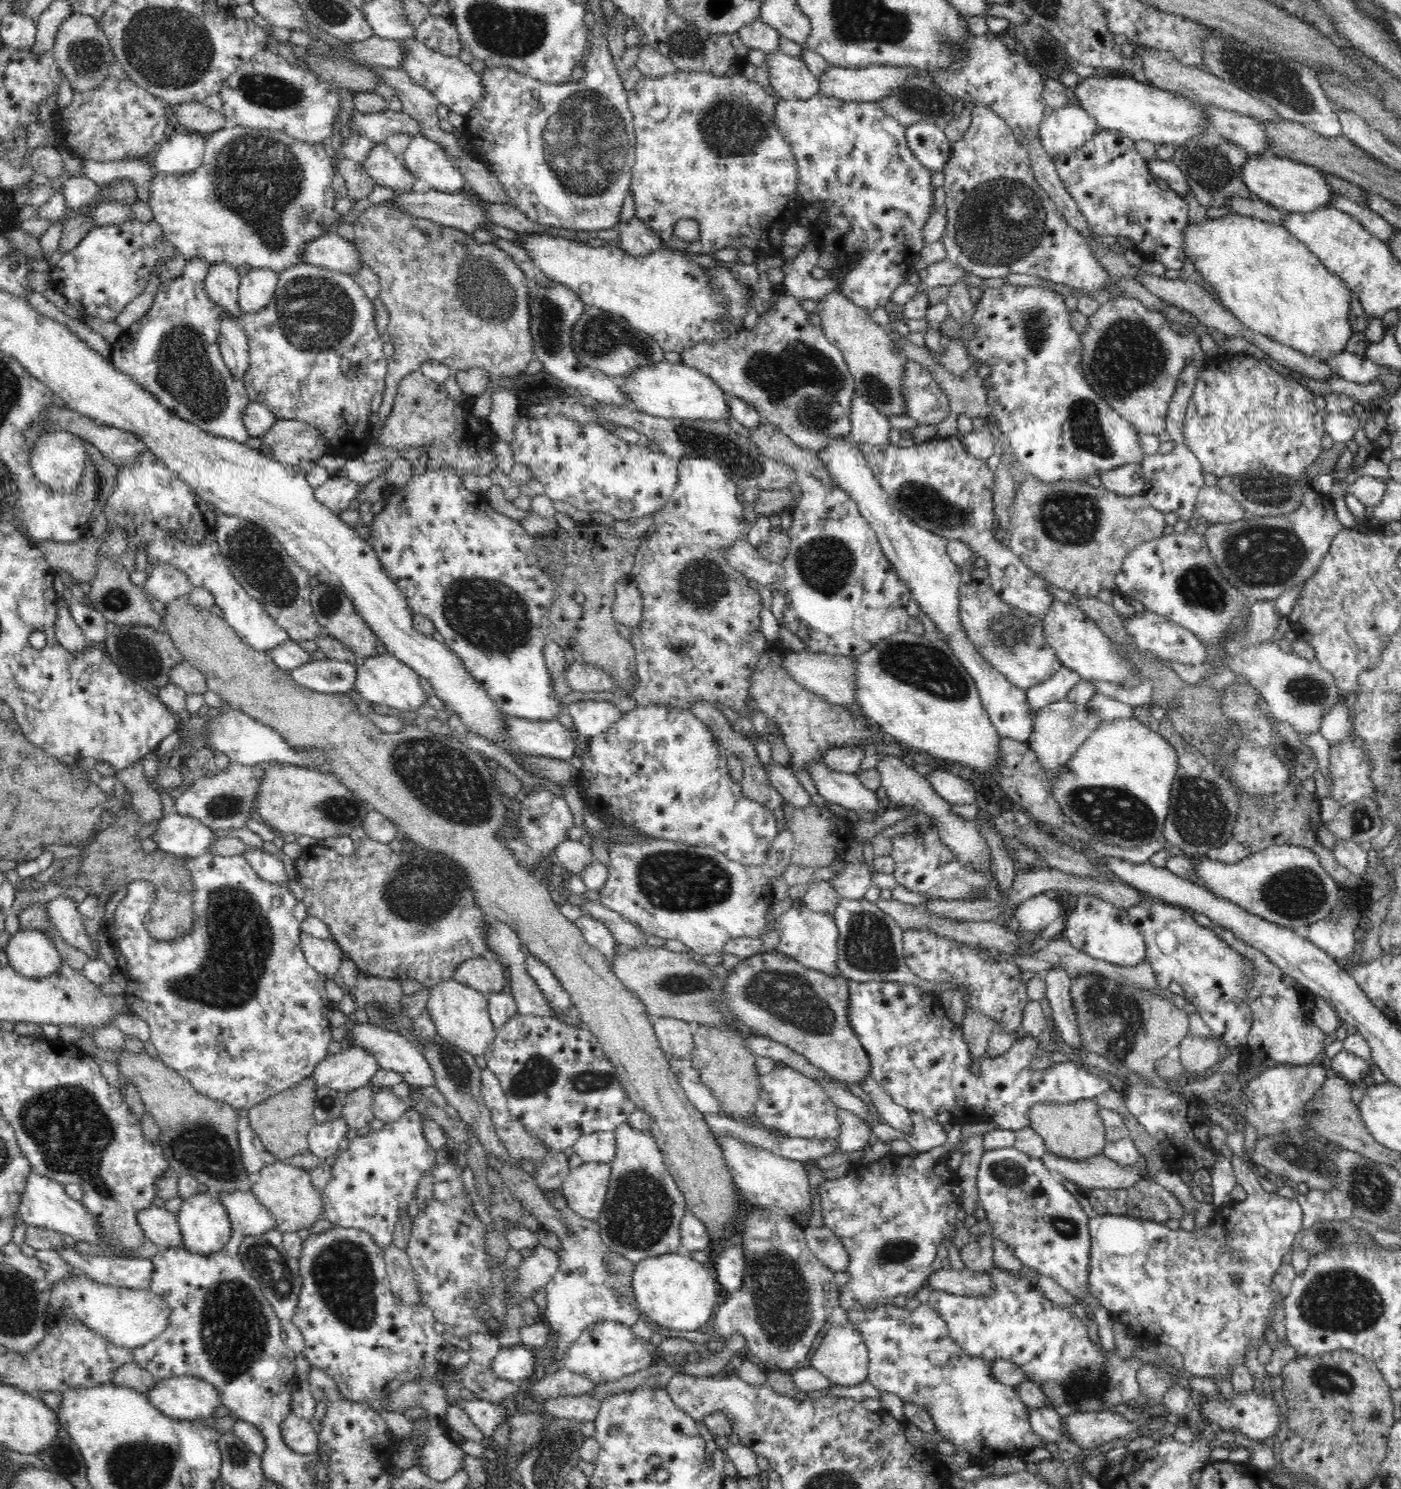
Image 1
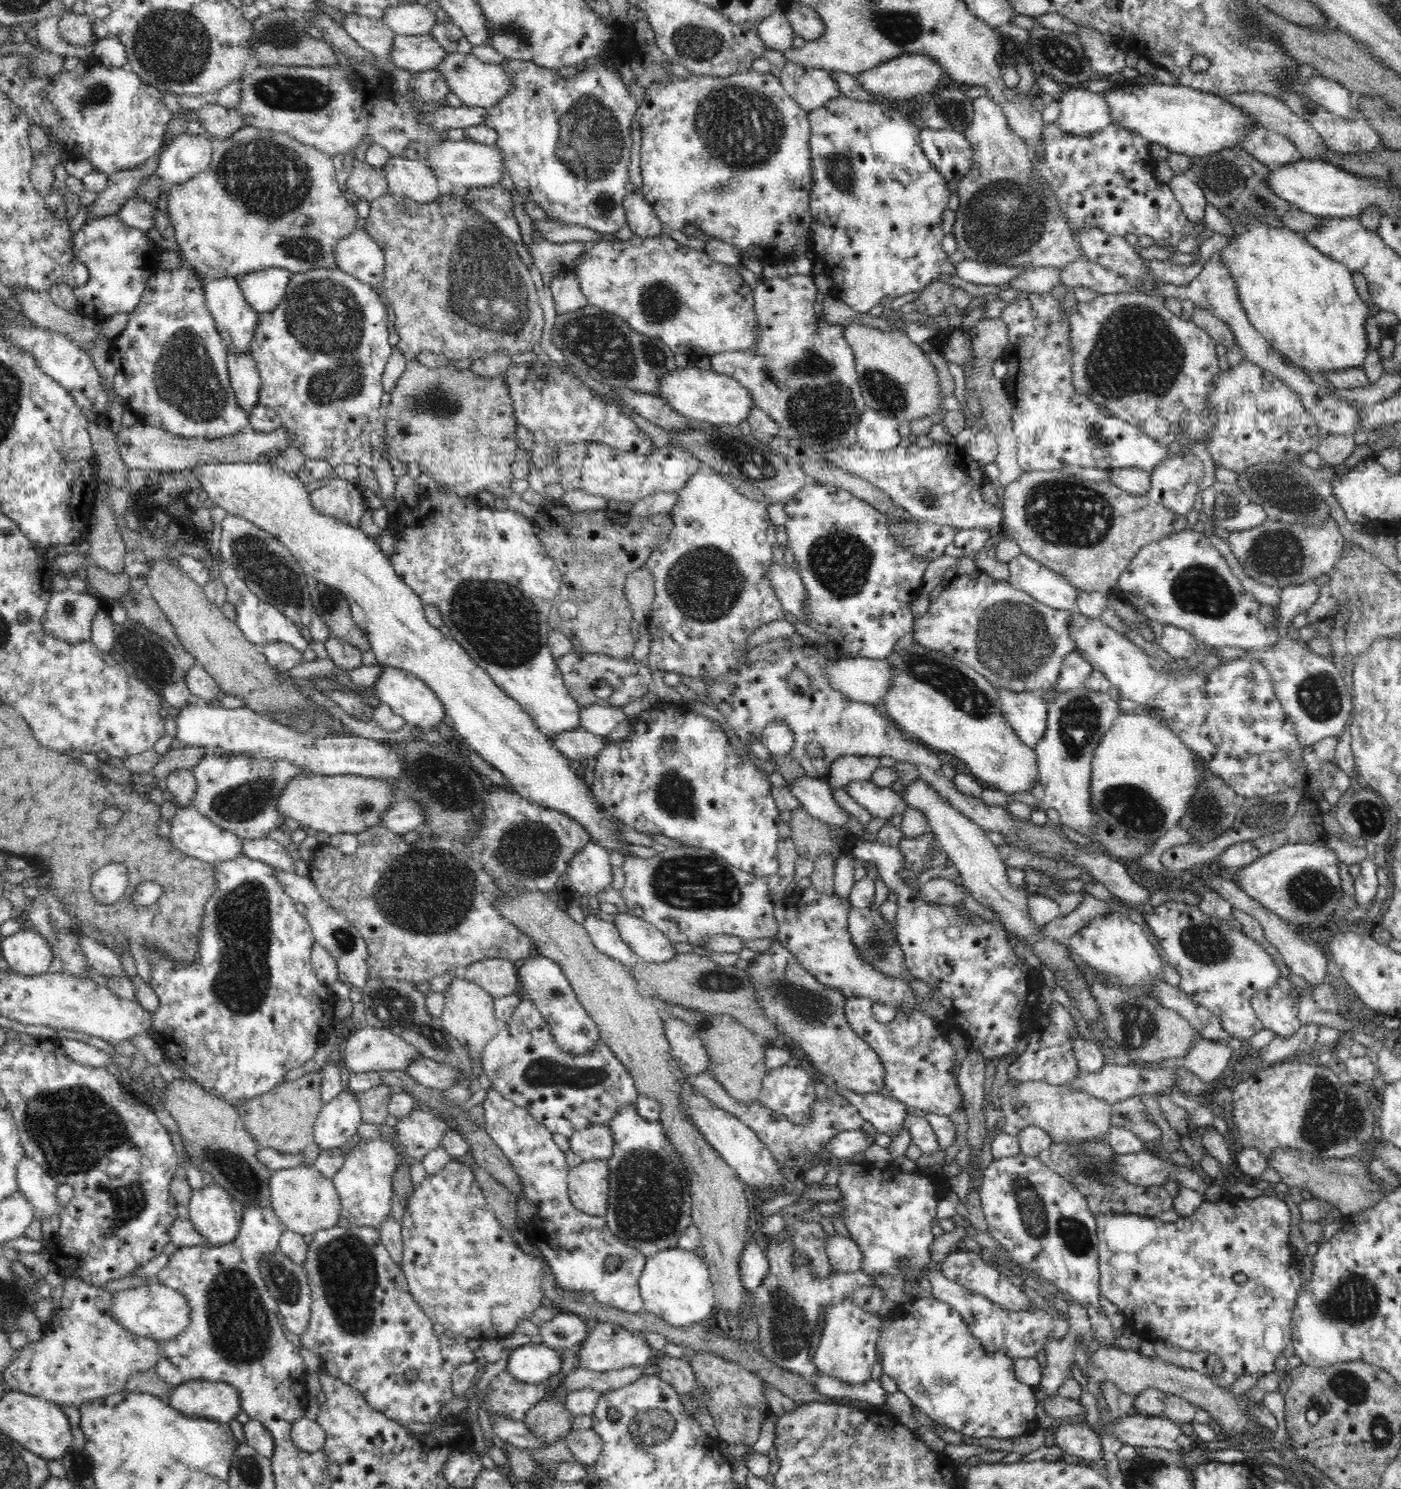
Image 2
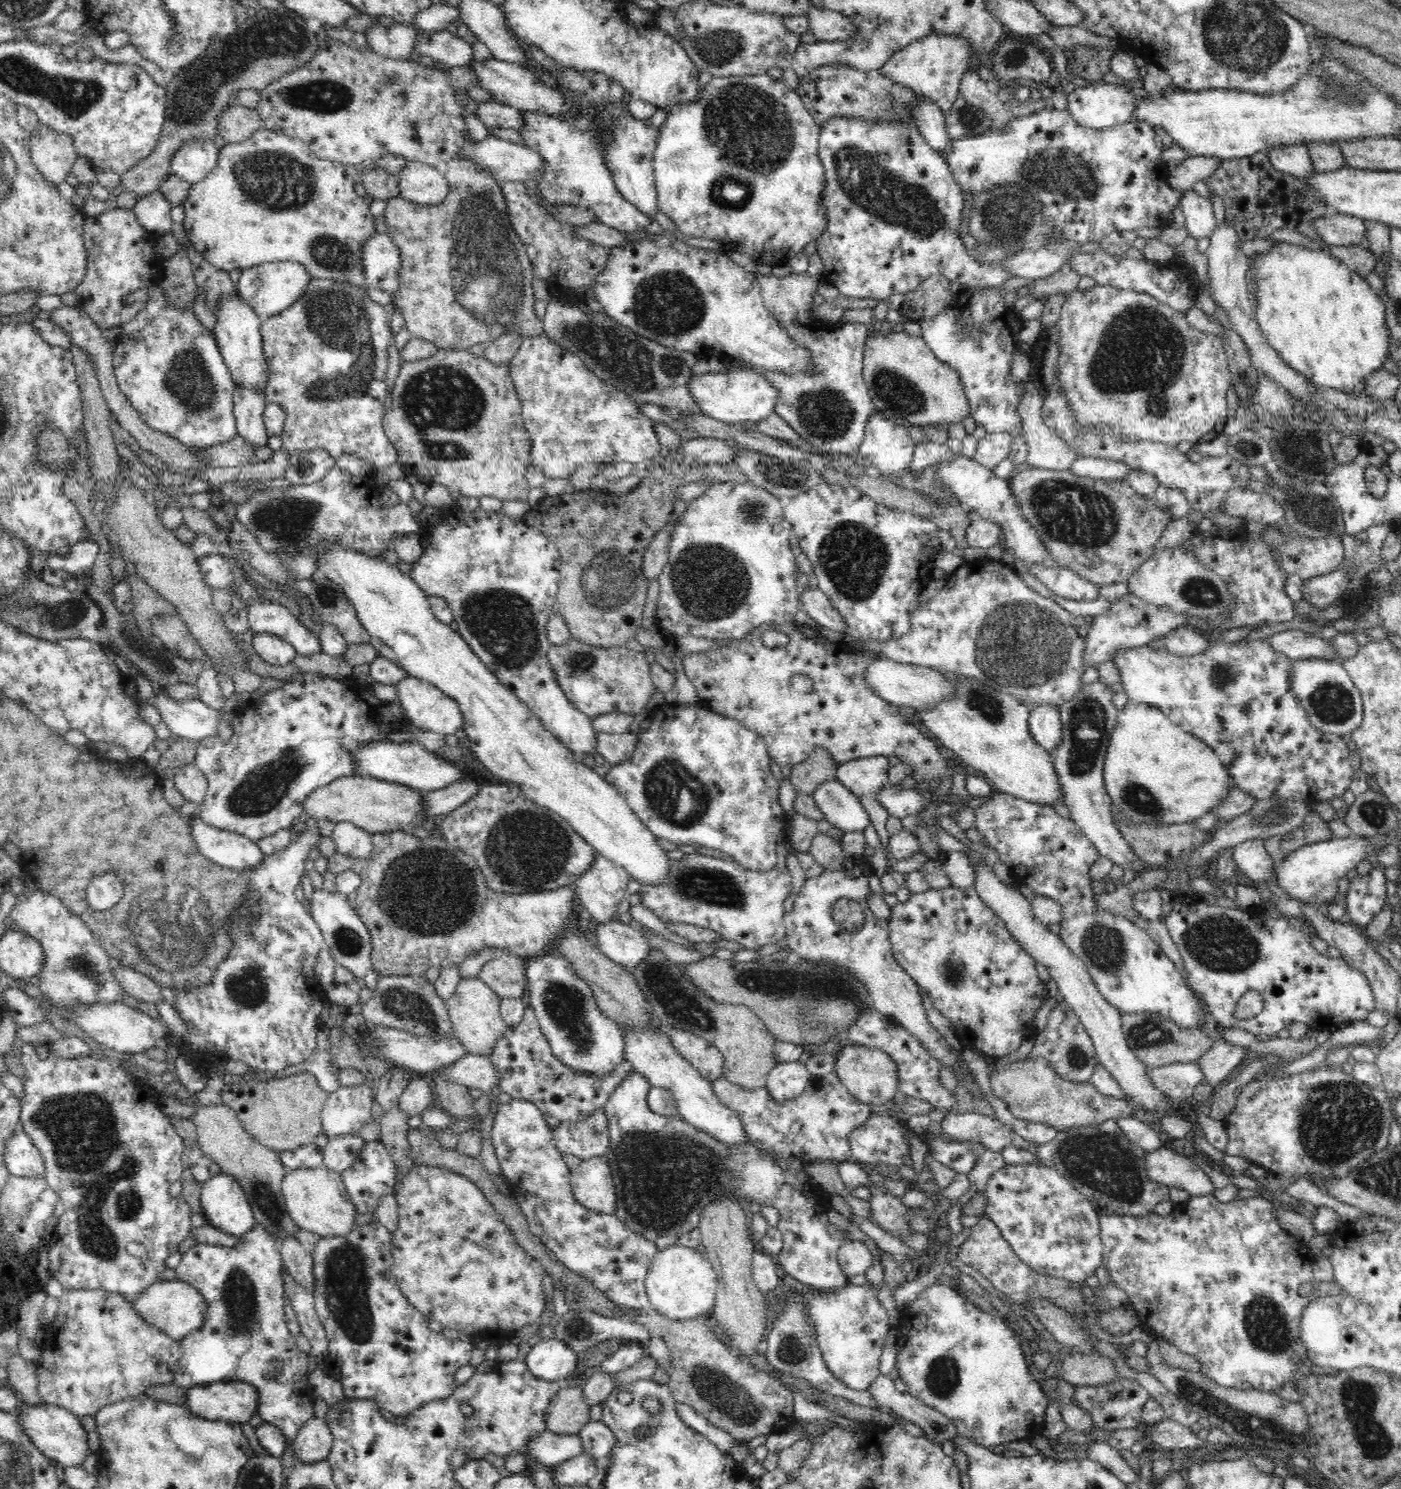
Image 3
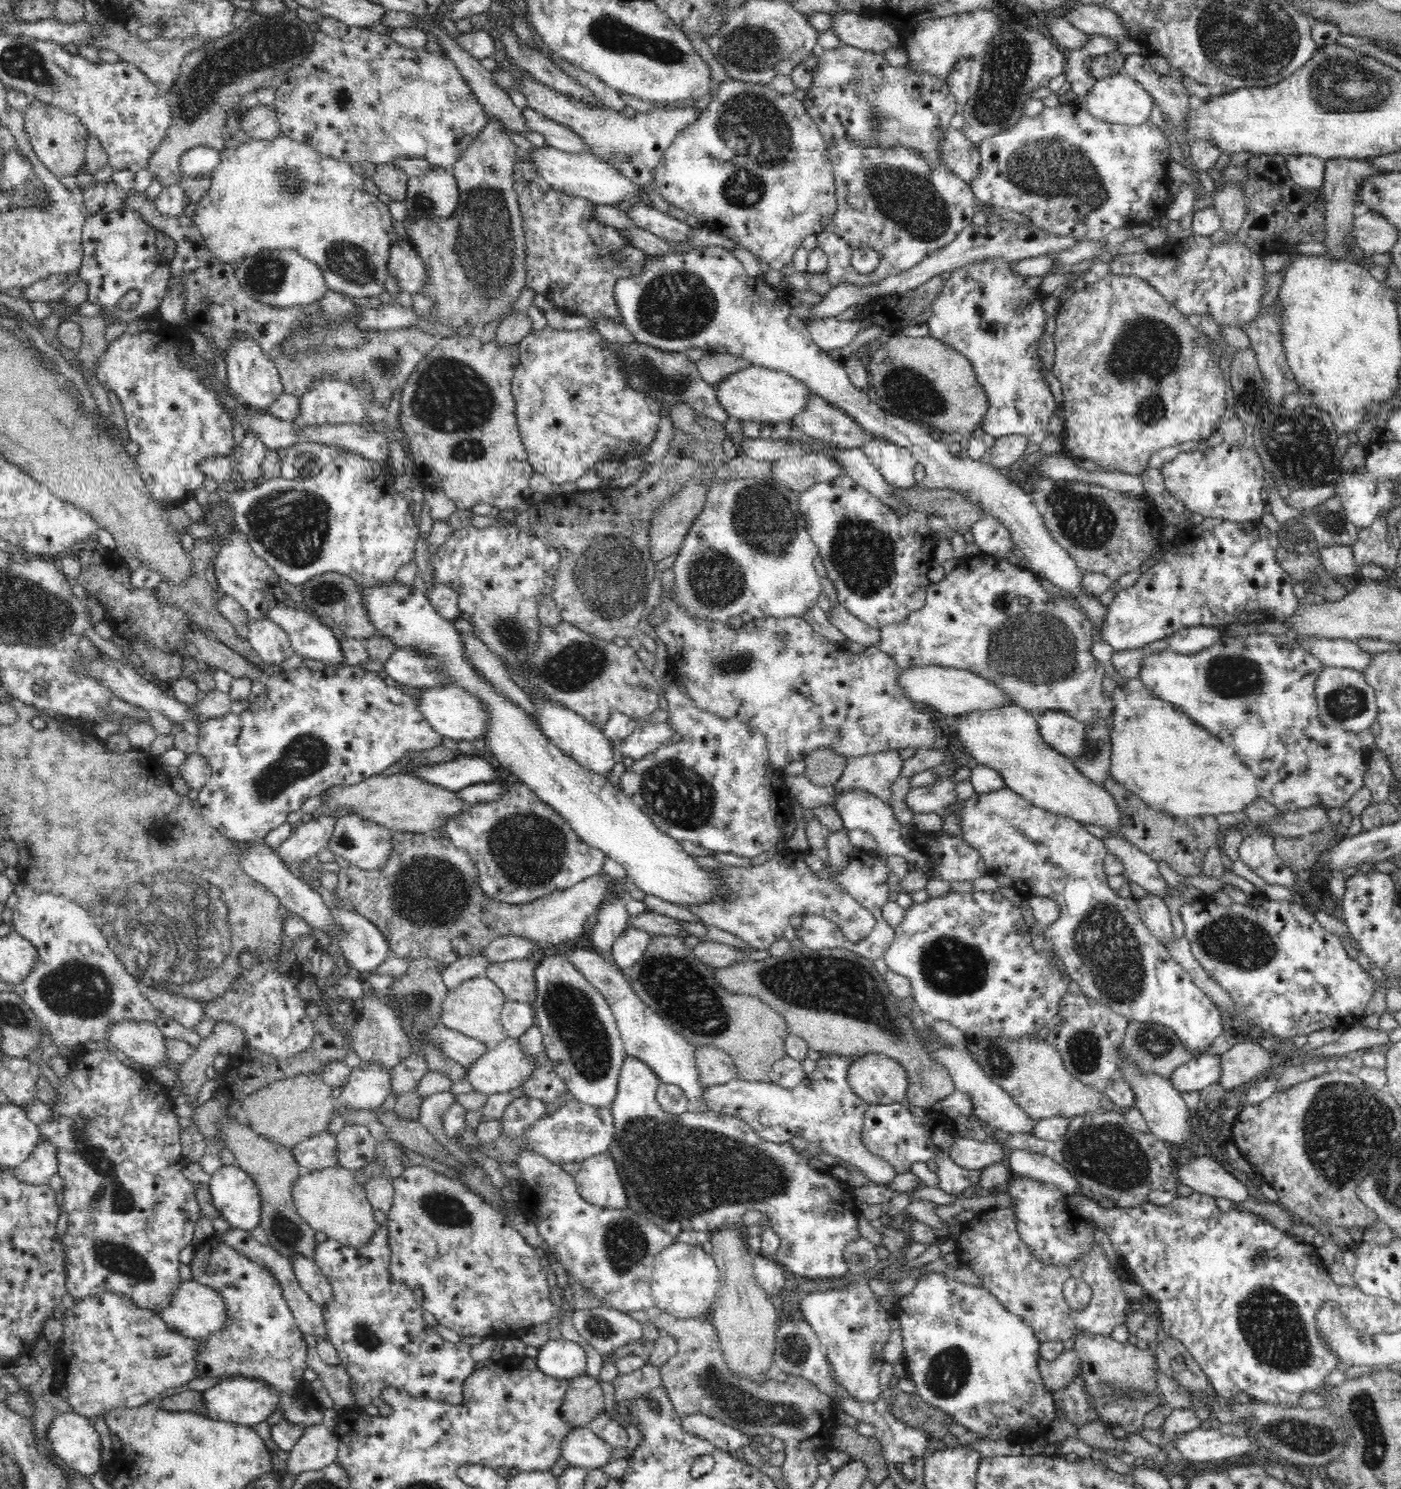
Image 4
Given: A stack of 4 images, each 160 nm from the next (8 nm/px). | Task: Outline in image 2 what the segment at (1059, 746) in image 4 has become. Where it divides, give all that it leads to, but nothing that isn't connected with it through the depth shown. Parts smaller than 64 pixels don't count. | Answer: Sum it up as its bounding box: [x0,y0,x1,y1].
[996,687,1048,749]

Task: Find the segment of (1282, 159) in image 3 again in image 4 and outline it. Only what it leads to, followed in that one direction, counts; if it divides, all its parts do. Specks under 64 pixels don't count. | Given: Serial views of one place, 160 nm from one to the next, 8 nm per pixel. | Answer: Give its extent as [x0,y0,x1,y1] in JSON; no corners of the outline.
[1285,154,1325,189]

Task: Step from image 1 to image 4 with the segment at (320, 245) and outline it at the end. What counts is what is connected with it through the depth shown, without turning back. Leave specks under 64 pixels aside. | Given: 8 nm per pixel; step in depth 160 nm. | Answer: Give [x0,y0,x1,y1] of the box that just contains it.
[388,239,428,294]

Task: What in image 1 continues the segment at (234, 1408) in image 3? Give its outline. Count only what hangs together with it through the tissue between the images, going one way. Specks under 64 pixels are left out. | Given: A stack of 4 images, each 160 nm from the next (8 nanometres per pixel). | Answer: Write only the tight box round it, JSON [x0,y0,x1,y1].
[146,1375,221,1421]

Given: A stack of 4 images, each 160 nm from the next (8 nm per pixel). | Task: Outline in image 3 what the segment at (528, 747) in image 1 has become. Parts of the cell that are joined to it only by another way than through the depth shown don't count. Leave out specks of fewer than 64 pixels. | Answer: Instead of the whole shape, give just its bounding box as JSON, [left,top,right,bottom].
[596,733,638,764]

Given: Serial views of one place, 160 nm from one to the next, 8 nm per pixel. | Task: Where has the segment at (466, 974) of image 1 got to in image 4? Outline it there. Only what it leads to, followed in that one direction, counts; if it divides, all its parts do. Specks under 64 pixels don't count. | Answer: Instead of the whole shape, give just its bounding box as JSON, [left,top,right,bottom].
[486,958,538,1004]

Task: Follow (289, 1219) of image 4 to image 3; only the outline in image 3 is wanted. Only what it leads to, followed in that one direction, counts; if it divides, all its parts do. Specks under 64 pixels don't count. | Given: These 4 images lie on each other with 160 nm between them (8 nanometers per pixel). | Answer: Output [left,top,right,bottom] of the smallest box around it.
[190,1104,300,1242]

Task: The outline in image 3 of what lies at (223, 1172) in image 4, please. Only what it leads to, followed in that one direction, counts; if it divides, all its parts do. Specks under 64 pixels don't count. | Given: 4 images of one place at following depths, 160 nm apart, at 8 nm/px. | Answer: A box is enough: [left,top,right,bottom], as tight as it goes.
[200,1174,256,1238]

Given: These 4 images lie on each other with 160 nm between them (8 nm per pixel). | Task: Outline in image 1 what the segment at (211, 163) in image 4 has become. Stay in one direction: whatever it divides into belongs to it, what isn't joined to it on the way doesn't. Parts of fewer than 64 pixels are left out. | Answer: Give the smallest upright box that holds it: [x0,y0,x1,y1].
[154,131,205,175]

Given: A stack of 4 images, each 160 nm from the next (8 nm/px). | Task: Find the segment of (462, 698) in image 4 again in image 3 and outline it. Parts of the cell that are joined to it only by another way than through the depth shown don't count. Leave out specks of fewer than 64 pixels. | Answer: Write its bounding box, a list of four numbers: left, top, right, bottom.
[395,675,463,734]

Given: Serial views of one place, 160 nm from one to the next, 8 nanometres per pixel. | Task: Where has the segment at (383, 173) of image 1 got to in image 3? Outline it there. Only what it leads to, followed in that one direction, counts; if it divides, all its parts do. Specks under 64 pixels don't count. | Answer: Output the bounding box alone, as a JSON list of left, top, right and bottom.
[397,161,449,206]

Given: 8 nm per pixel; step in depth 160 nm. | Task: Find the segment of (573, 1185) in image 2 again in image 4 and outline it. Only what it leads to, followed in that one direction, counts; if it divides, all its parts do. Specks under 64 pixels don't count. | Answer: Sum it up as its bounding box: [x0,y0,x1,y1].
[574,1151,627,1209]

